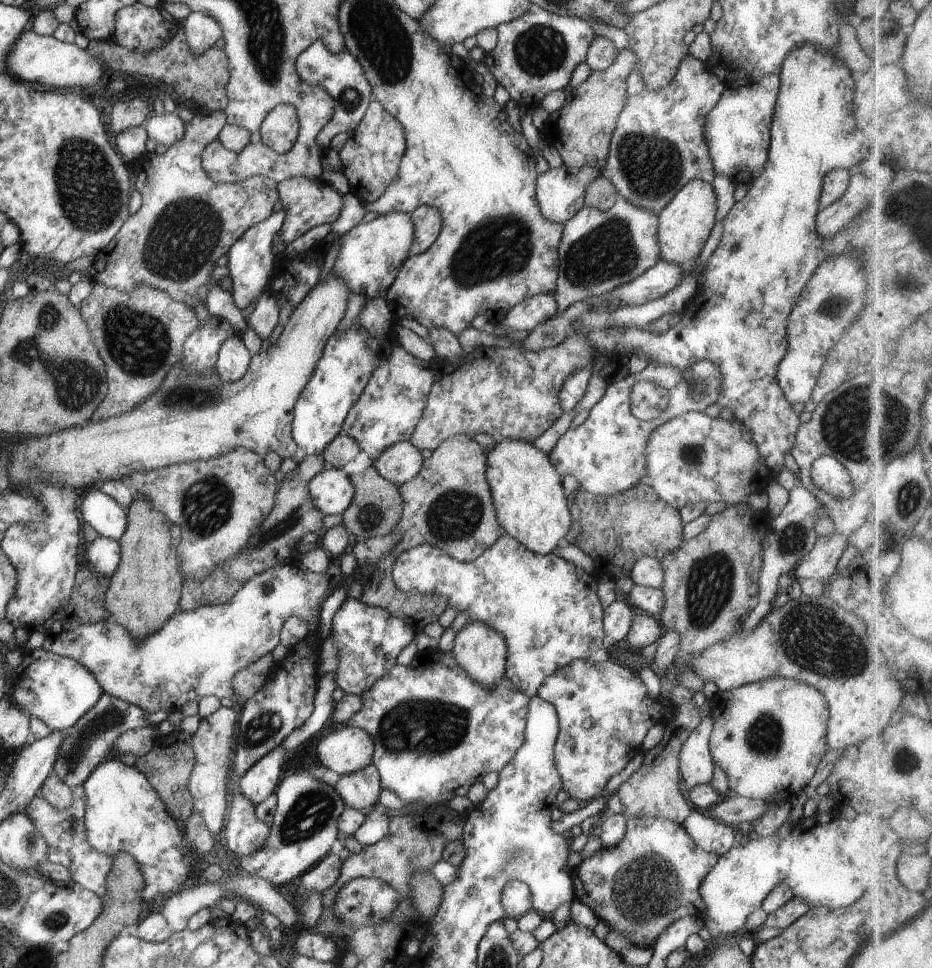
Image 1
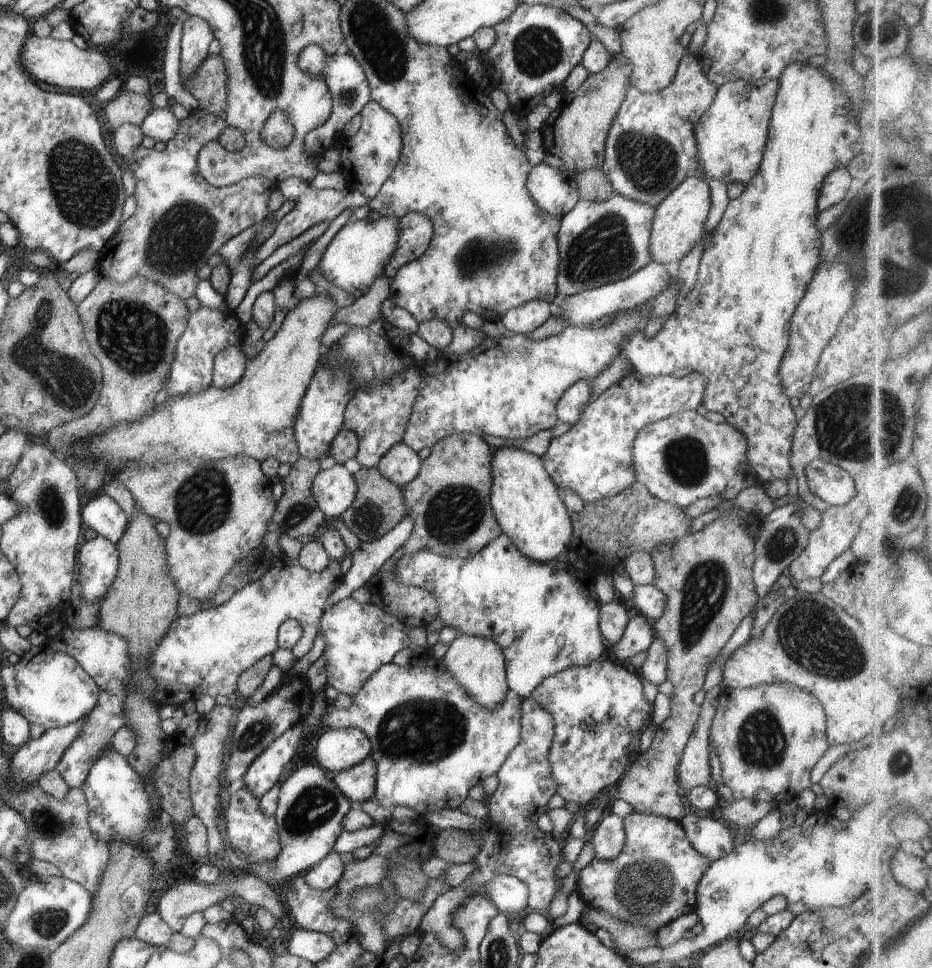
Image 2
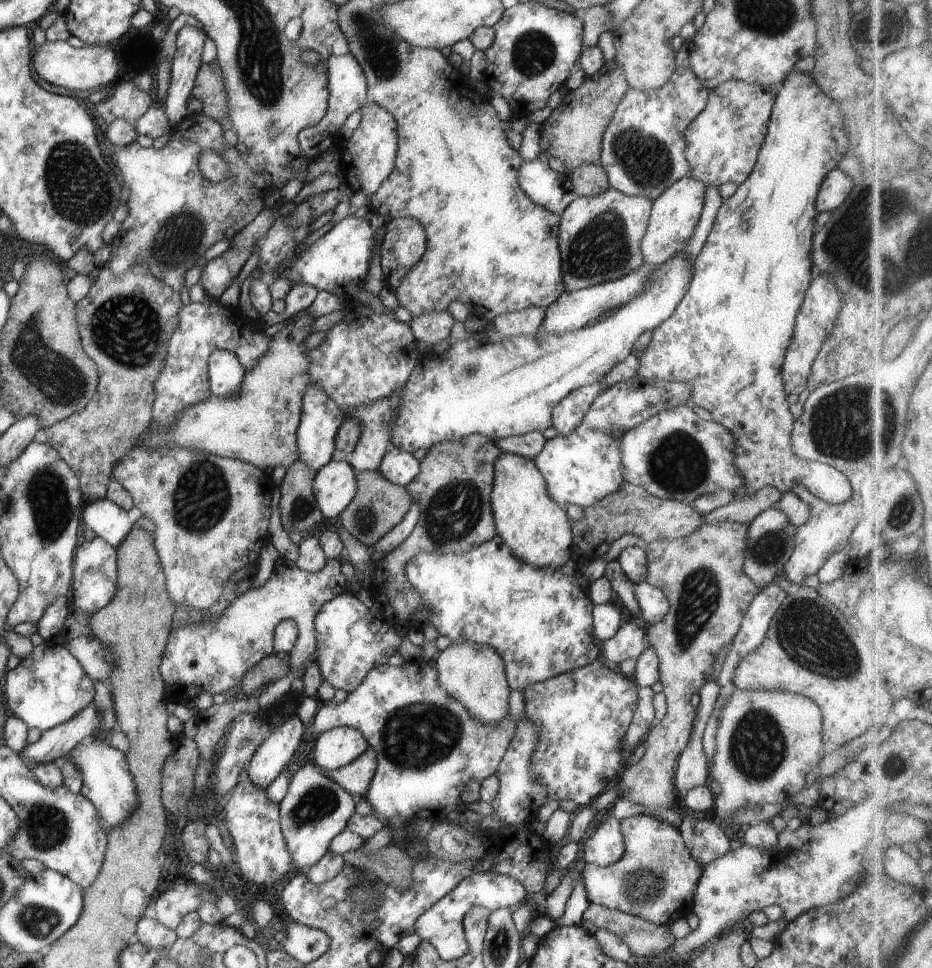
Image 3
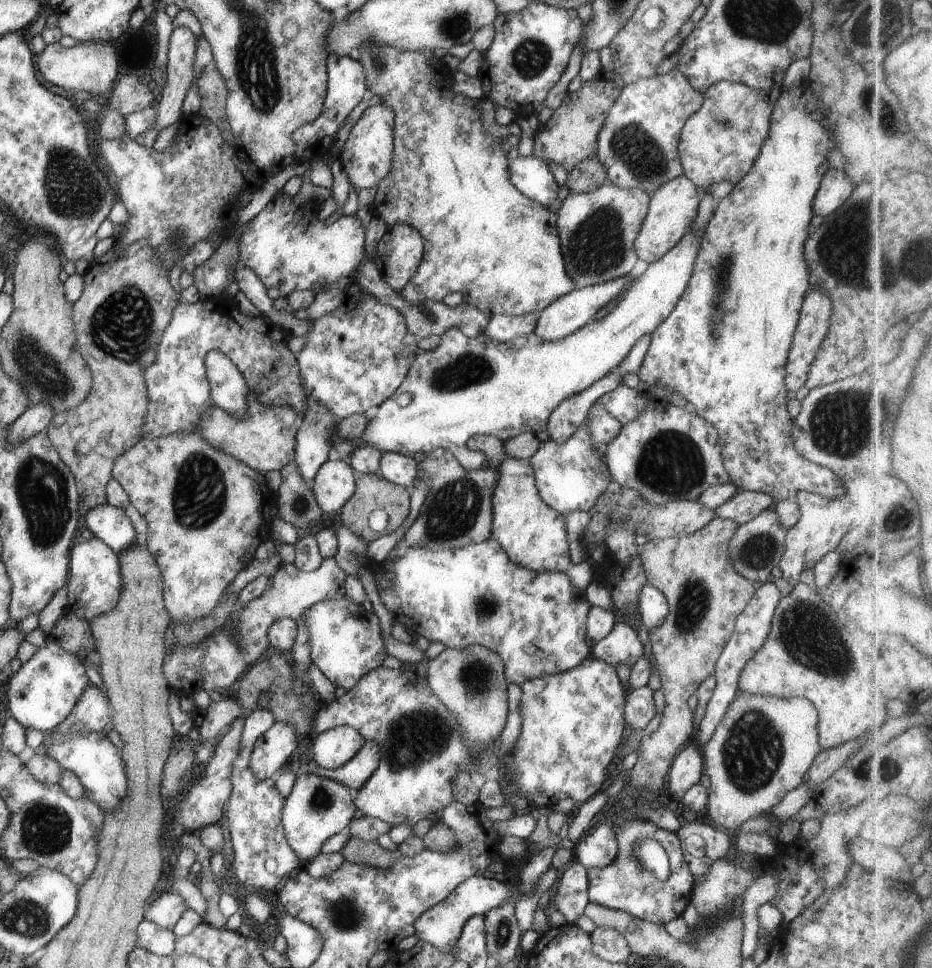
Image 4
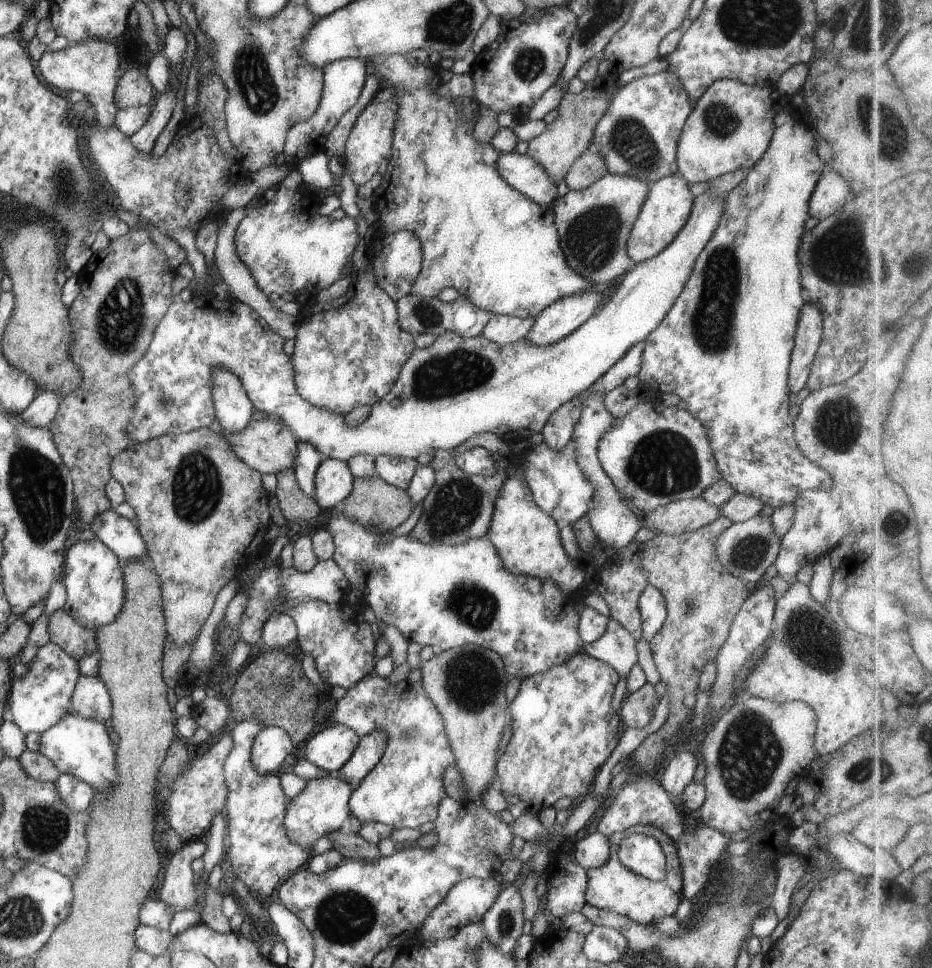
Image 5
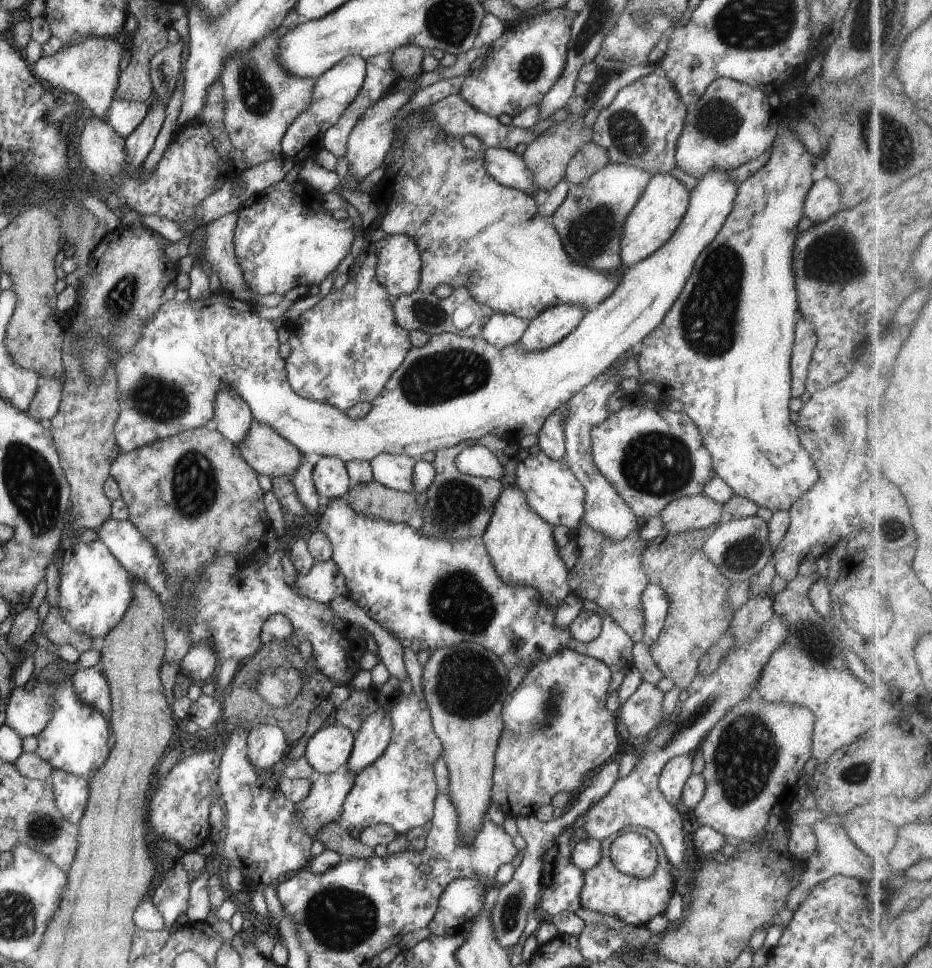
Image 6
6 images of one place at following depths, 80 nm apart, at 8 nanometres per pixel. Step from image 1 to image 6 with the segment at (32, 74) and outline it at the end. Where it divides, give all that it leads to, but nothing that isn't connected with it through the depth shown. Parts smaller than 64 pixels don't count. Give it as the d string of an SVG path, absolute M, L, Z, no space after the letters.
M91 36L79 43L64 46L53 55L40 57L32 68L35 68L36 76L39 76L40 80L79 96L79 102L84 103L97 119L106 122L108 109L115 99L121 58L122 48L115 38Z

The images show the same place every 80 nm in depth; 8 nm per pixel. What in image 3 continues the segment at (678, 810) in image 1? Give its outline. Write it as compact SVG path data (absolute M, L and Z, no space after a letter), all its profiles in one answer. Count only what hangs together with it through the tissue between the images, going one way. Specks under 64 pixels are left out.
M739 522L704 523L688 536L673 541L668 539L652 541L645 549L647 556L645 581L664 592L669 602L666 616L660 622L646 628L649 643L659 658L659 681L663 684L662 692L667 700L667 713L660 724L653 726L647 732L646 739L642 740L642 743L643 741L646 743L644 756L636 764L630 763L630 766L622 772L620 783L615 783L615 786L618 796L639 804L647 811L672 809L676 804L678 796L673 782L676 763L690 740L697 713L690 703L690 698L709 680L712 665L719 652L738 634L747 608L760 591L744 570L748 529L748 525Z

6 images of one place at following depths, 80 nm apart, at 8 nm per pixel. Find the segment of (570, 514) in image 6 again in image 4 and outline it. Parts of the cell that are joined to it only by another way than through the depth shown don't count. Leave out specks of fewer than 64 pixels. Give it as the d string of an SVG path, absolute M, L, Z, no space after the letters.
M584 421L561 443L554 439L541 442L536 454L529 458L540 498L563 516L565 524L570 511L589 511L606 489L615 486L605 452L595 447L588 426L589 422Z

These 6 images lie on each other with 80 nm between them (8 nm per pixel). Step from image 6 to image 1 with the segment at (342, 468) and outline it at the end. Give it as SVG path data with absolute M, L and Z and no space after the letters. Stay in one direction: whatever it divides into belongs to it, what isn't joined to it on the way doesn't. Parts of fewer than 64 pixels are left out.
M341 469L323 470L307 484L314 506L326 514L342 514L352 502L355 488Z

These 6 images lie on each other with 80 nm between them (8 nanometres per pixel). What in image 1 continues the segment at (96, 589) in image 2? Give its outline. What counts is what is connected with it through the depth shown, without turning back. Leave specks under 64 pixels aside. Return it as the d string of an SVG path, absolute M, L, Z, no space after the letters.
M97 537L93 542L85 543L86 563L93 568L97 575L110 578L118 568L121 559L121 544L116 539Z

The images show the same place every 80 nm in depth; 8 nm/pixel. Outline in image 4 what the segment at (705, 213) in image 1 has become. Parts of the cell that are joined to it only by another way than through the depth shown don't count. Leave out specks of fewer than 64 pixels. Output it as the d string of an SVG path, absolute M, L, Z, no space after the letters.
M682 175L665 182L651 194L648 214L642 221L640 232L634 243L636 254L640 259L655 263L669 250L672 250L672 247L680 242L685 233L689 232L697 218L700 192L699 186Z

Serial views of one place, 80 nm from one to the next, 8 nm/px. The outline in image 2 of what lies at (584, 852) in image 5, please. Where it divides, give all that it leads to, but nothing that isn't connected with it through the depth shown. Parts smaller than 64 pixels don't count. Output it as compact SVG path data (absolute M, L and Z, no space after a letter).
M614 813L608 814L594 830L591 841L595 848L595 857L600 860L616 858L625 843L623 818Z

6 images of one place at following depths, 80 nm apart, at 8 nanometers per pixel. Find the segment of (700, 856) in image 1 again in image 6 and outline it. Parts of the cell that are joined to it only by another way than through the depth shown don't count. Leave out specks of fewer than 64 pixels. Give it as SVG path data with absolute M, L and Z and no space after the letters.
M646 827L636 828L636 832L646 835L652 841L652 845L656 847L659 863L655 873L647 879L639 879L620 872L609 855L611 844L613 840L618 838L619 833L611 834L605 839L601 839L601 845L603 846L601 850L602 858L598 866L583 871L585 883L581 890L581 906L602 914L617 916L626 924L644 926L648 924L651 918L665 912L676 884L670 861L659 836L652 829Z

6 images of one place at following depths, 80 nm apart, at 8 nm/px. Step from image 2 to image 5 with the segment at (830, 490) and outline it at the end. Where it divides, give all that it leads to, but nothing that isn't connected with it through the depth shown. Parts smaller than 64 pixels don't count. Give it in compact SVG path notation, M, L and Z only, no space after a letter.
M782 99L777 104L776 114L774 115L773 122L775 127L772 132L773 135L771 136L771 141L770 144L768 144L766 152L764 152L764 154L760 157L760 160L745 174L745 177L742 179L742 182L738 184L738 186L736 186L736 188L734 188L732 192L729 192L725 196L724 212L722 218L719 220L716 230L712 233L712 238L710 238L708 244L706 244L706 246L702 249L702 252L700 252L700 254L697 256L696 262L694 263L692 269L692 274L690 275L690 278L686 281L686 284L684 285L684 290L680 293L680 296L678 296L678 298L674 301L672 308L670 308L668 314L666 314L666 316L664 317L664 320L660 322L658 328L655 328L645 338L645 349L643 350L642 364L637 374L637 377L639 378L639 382L641 384L641 388L649 389L653 386L654 388L659 390L661 394L664 392L673 392L674 394L676 394L676 396L680 396L680 398L682 398L684 402L687 402L690 405L688 412L690 412L690 414L694 415L698 420L700 420L700 422L704 425L704 428L707 428L707 433L709 434L710 439L710 446L712 447L713 455L715 456L715 464L720 469L723 479L726 482L728 482L728 484L730 484L732 488L734 488L736 493L744 493L750 496L758 497L765 504L765 506L771 506L773 509L784 506L785 504L793 504L793 502L796 500L796 497L802 494L804 491L828 490L828 488L830 488L830 485L833 483L832 477L830 477L829 474L826 471L824 471L822 467L819 467L811 460L808 460L808 457L805 457L803 455L803 452L799 449L799 446L796 444L795 441L793 421L790 417L790 414L788 413L789 406L791 404L791 402L788 400L788 398L790 398L790 396L788 395L790 392L788 382L789 364L791 361L791 352L795 343L795 332L797 322L799 319L799 314L801 308L803 307L803 304L806 302L803 286L801 285L802 273L800 270L798 251L801 245L802 234L806 232L804 224L806 220L808 220L809 218L810 197L812 196L812 192L814 192L814 189L816 188L818 180L820 180L821 174L825 170L827 170L827 164L819 157L819 154L816 150L817 138L820 138L820 136L817 136L817 130L814 127L810 126L810 124L804 123L804 121L800 121L800 119L796 118L796 115L790 112L786 112L785 107L787 104L788 99Z

